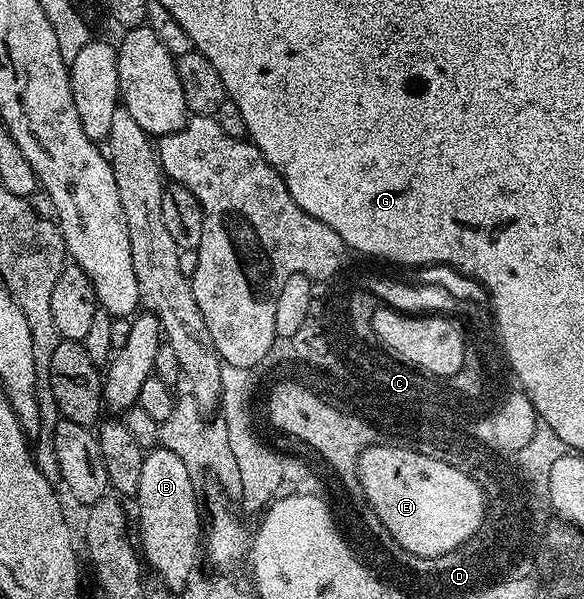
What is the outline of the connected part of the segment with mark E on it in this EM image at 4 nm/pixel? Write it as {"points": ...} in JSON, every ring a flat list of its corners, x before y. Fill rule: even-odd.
{"points":[[368,450,368,454,364,454,364,462,360,462,358,480,369,508,377,514,390,536,416,557,432,558,452,553,481,531,485,498,479,484,465,473,448,470,448,466,440,462,428,462,428,458,420,458,420,454,404,454,404,450]]}

